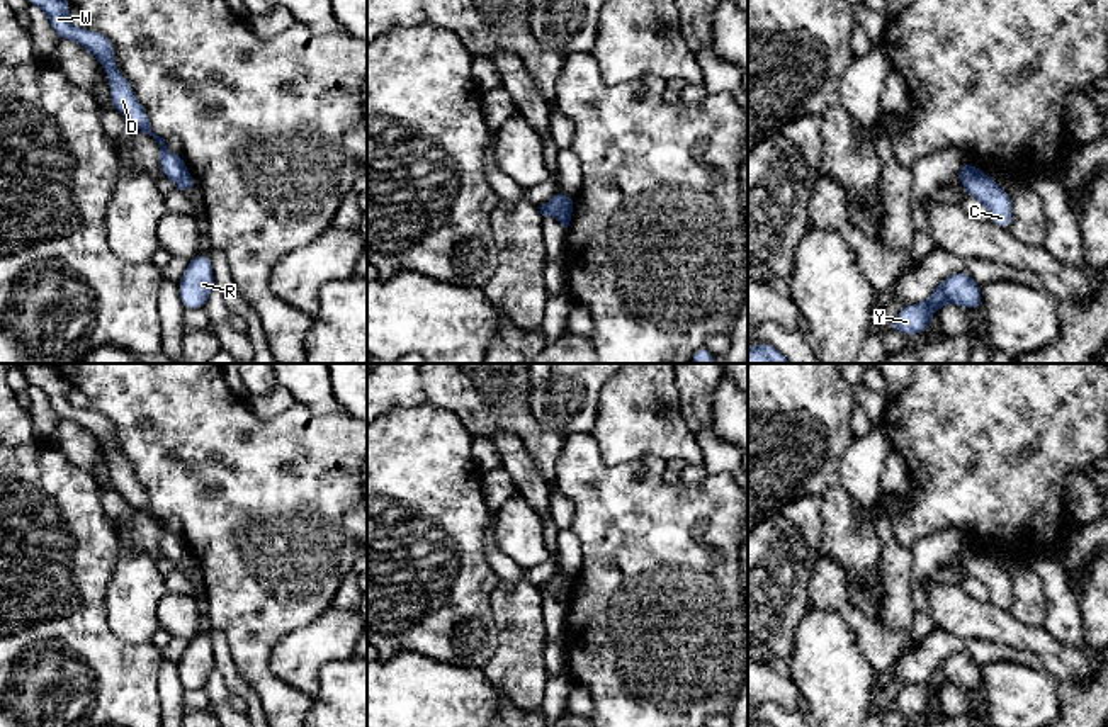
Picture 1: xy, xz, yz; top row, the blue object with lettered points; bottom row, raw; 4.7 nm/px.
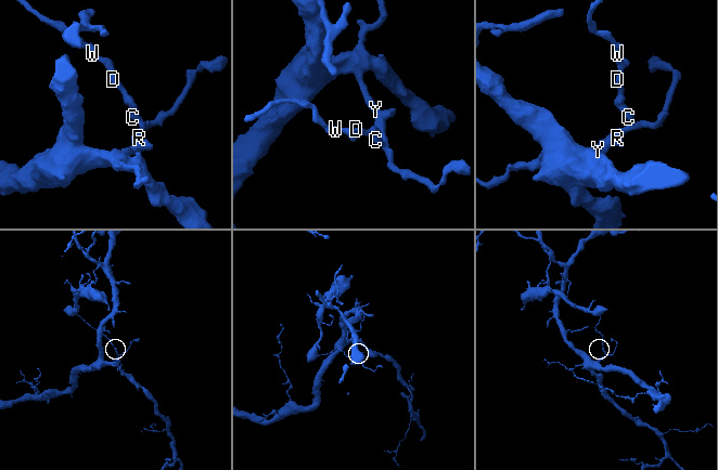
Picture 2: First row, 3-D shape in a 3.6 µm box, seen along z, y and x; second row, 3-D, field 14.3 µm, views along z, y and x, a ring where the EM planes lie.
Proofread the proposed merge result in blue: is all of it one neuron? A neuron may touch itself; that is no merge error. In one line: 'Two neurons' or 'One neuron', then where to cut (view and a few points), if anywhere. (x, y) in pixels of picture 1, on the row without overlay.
Two neurons. Split along xz (566, 576), (554, 595)

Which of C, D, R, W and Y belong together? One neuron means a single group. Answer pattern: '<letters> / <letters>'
C R Y / D W

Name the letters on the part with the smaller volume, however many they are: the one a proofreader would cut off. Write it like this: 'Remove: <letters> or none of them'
Remove: D, W

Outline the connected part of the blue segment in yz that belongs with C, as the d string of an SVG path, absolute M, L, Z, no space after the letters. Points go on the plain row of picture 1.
M969 554L960 559L958 564L967 571L967 574L989 589L991 603L1004 610L1013 606L1011 574L1003 571L989 554Z

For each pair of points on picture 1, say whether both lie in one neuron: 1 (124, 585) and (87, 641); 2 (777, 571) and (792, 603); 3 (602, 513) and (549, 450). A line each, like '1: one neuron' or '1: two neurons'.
1: two neurons
2: one neuron
3: two neurons

